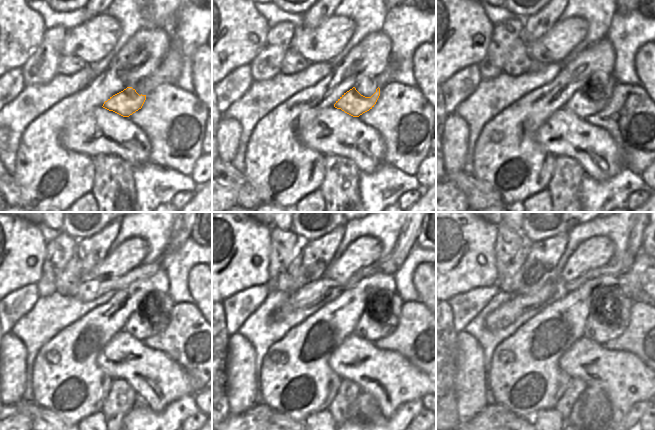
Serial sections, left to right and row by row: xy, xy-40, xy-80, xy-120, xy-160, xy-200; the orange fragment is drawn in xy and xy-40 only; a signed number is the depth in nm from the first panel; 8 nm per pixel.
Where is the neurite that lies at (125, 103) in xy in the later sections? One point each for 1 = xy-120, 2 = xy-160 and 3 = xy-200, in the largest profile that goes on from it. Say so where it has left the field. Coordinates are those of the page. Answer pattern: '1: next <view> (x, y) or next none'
1: next xy-120 (137, 325)
2: next xy-160 (369, 329)
3: next xy-200 (596, 328)

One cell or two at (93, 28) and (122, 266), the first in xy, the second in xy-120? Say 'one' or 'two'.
one

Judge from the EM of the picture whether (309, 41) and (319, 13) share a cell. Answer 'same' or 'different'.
different

